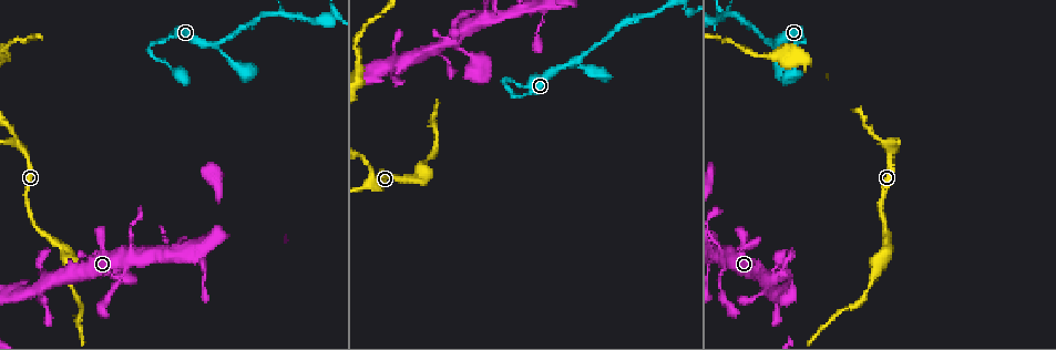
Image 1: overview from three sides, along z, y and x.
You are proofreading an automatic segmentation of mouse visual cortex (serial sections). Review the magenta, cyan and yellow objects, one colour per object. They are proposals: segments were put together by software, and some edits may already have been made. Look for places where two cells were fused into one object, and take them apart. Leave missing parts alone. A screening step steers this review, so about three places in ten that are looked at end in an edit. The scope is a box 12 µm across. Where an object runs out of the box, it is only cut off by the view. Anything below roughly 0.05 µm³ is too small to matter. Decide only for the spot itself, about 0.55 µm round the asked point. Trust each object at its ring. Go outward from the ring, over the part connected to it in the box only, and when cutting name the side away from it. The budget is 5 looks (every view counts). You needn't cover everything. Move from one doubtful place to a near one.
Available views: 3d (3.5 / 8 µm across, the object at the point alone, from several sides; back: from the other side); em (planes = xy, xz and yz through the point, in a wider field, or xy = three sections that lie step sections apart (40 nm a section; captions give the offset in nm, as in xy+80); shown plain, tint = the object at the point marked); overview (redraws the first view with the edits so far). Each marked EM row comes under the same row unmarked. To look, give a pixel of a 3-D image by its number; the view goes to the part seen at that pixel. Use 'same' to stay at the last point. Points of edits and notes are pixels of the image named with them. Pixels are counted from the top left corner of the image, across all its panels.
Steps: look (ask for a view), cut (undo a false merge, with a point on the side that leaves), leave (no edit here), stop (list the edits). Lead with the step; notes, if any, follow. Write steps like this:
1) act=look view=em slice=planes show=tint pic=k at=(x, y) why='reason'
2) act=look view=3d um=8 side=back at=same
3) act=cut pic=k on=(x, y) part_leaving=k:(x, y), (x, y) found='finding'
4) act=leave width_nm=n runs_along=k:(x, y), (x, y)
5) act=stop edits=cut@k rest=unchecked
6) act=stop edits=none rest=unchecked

act=look view=3d um=3.5 side=back pic=1 at=(771, 43) why='sudden change in width'

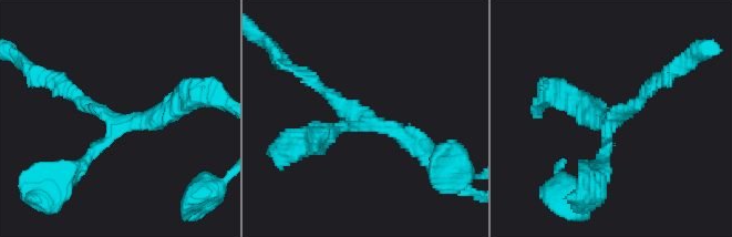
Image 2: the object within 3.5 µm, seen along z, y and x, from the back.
act=look view=em slice=xy step=2 show=tint pic=2 at=(123, 123) arms=3 arm_widths_nm=150,200,300

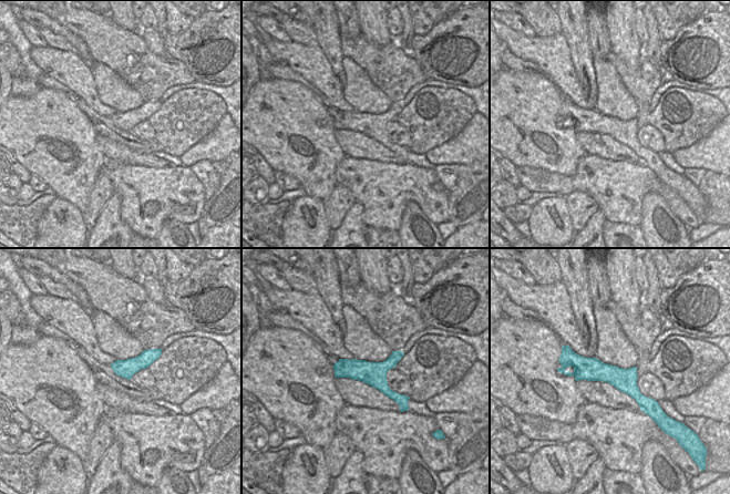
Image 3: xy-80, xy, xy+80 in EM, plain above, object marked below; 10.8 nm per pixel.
act=look view=em slice=xy step=3 show=tint at=same why='cut it another way'

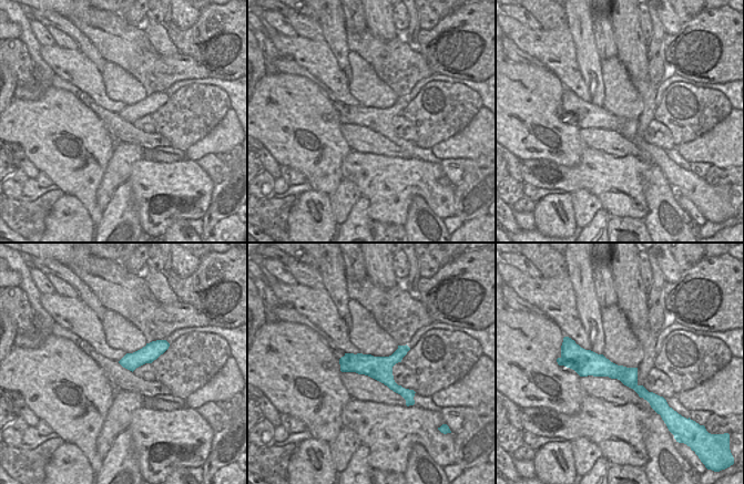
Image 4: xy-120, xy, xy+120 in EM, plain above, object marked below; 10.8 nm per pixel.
act=leave runs_along=4:(573, 360), (621, 372), (654, 398) found='one cell here'

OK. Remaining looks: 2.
act=look view=3d um=3.5 pic=1 at=(280, 12) why='sudden change in width'

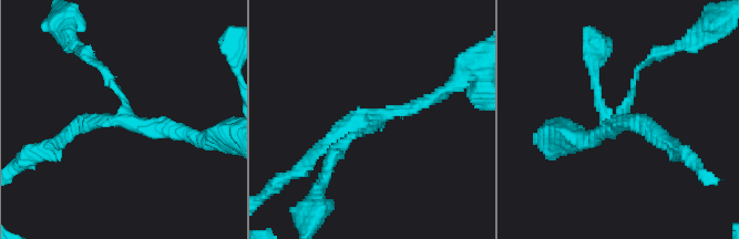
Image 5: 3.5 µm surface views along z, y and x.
act=look view=em slice=planes show=tint pic=5 at=(120, 119) why='now the EM'

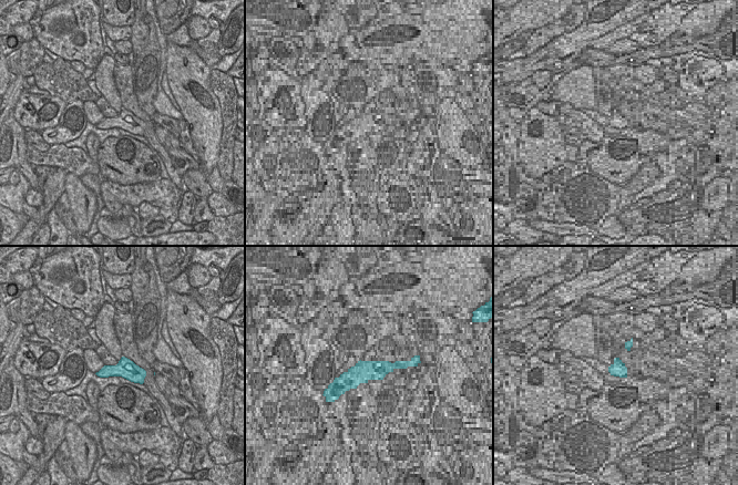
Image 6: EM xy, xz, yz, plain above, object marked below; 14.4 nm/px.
act=leave runs_along=5:(309, 157), (350, 126), (434, 95) found='one cell here'

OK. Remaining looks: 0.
act=stop edits=none rest=unchecked

